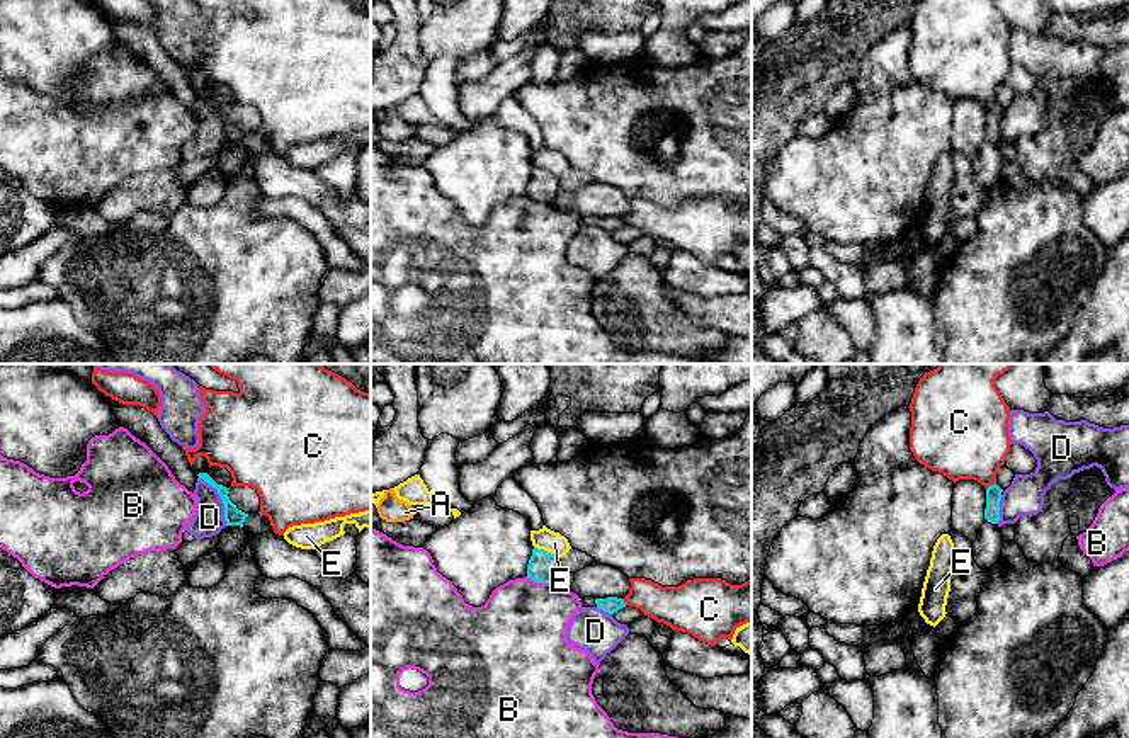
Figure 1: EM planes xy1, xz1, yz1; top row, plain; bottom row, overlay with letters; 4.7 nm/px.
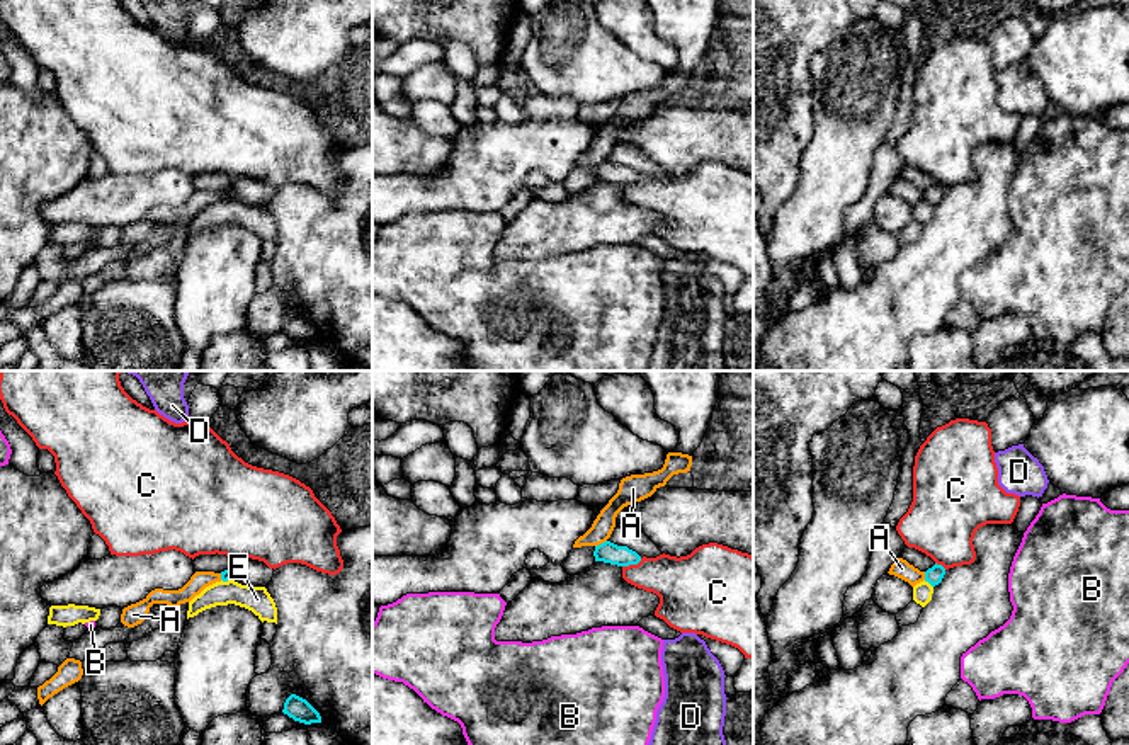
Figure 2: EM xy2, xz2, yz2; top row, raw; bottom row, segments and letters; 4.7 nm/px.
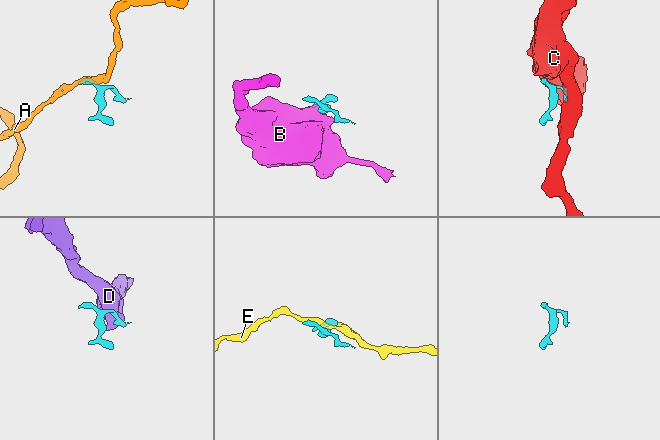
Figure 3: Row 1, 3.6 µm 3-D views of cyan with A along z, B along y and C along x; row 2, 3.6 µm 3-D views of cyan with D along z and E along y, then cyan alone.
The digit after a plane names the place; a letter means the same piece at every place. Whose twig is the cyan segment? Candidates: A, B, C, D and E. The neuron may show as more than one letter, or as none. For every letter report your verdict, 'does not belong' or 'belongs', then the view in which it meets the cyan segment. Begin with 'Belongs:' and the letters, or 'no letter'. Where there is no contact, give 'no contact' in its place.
Belongs: no letter
A: does not belong | xz2
B: does not belong | xz1
C: does not belong | xz2
D: does not belong | xy1
E: does not belong | xz1

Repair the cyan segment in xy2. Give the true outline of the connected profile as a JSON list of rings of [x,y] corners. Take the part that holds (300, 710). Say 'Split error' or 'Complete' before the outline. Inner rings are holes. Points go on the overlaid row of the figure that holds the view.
Complete. [[[296,694],[286,699],[282,713],[304,725],[321,723],[320,713],[306,699]]]

